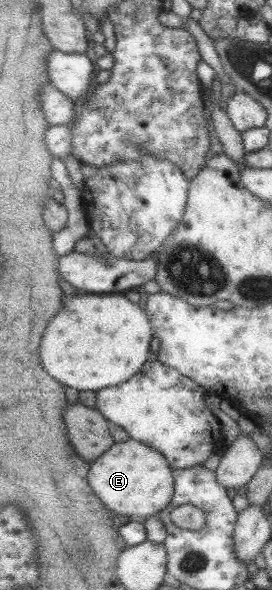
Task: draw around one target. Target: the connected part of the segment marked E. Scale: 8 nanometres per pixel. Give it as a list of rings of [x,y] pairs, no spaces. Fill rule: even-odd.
[[[129,439],[114,443],[89,465],[87,483],[108,511],[127,517],[146,518],[164,509],[173,497],[172,468],[158,452]]]

